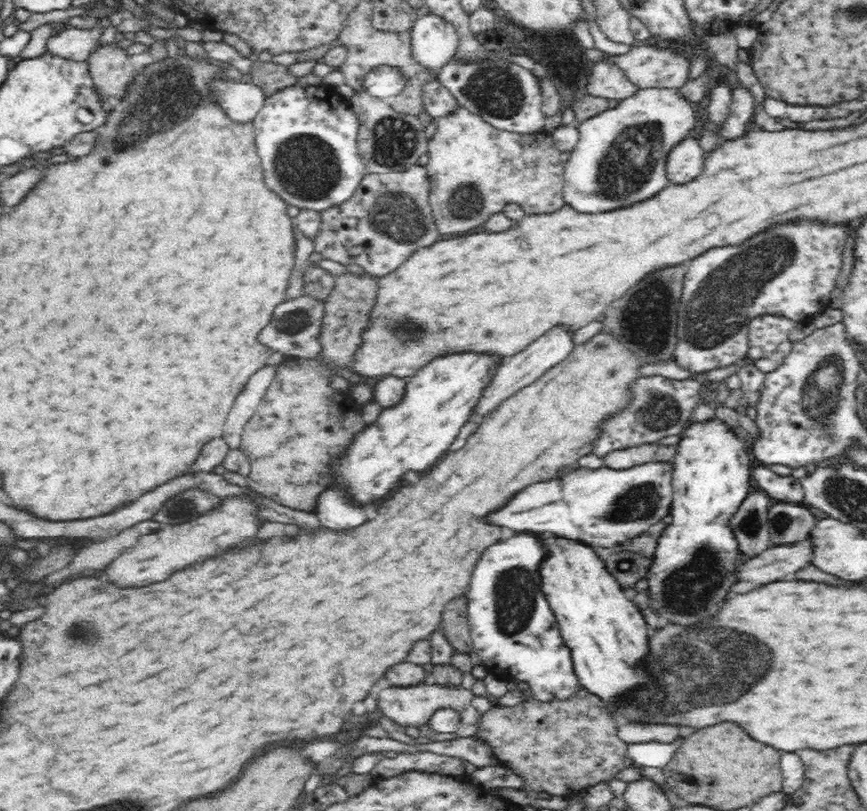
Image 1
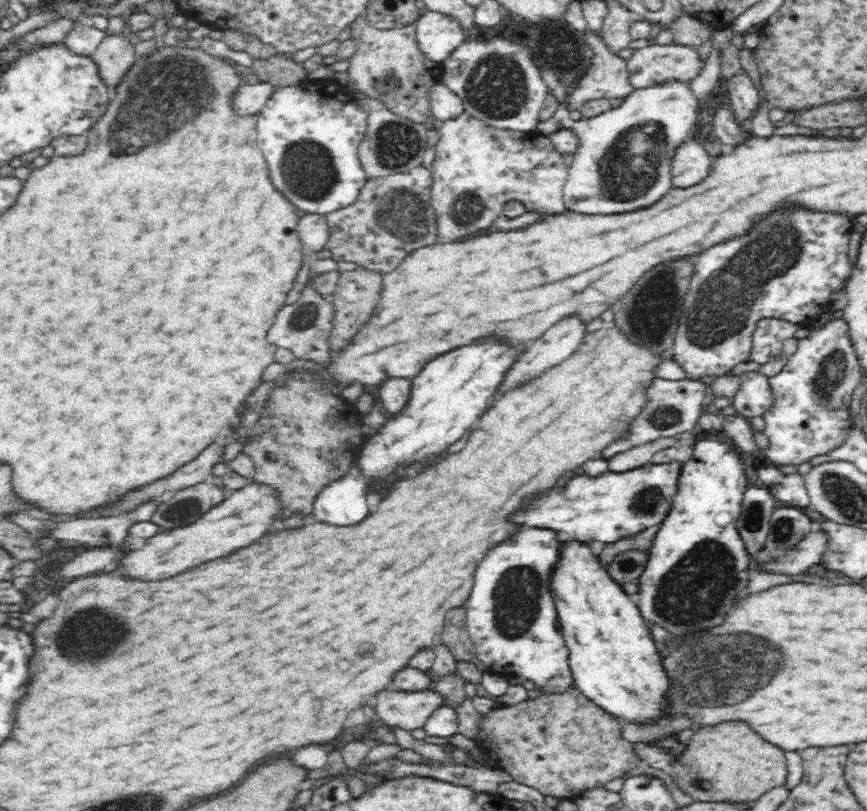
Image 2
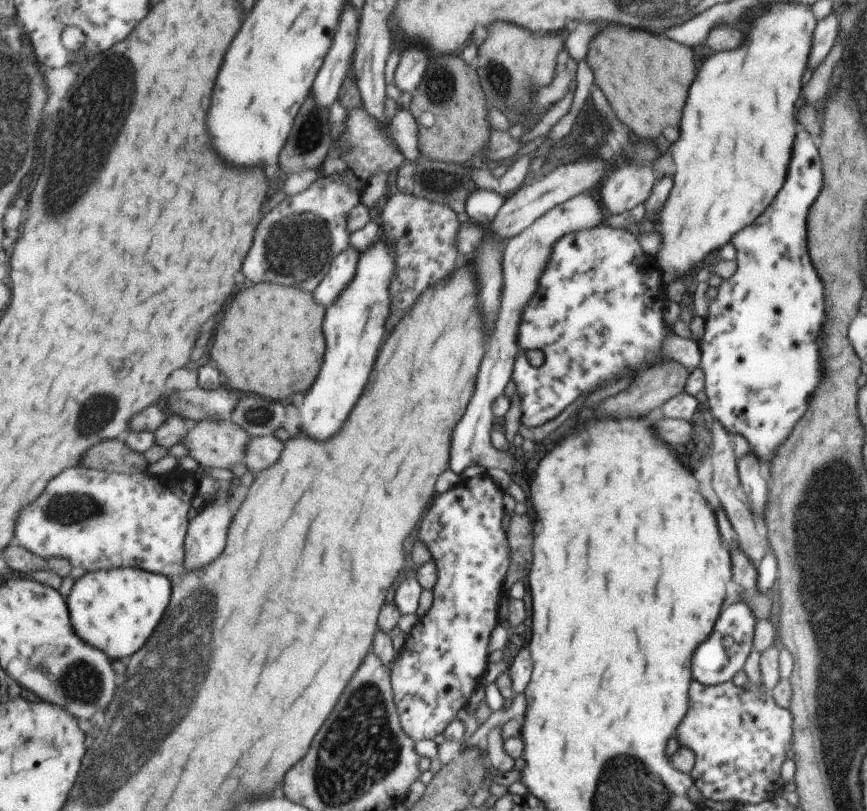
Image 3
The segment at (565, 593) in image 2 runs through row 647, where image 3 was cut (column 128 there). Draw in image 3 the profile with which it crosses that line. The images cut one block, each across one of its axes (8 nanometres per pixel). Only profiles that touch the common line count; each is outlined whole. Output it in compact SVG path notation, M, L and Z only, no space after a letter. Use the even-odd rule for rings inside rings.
M115 568L87 573L74 584L67 601L78 634L112 658L126 660L154 636L172 604L174 585L168 576L142 568Z

